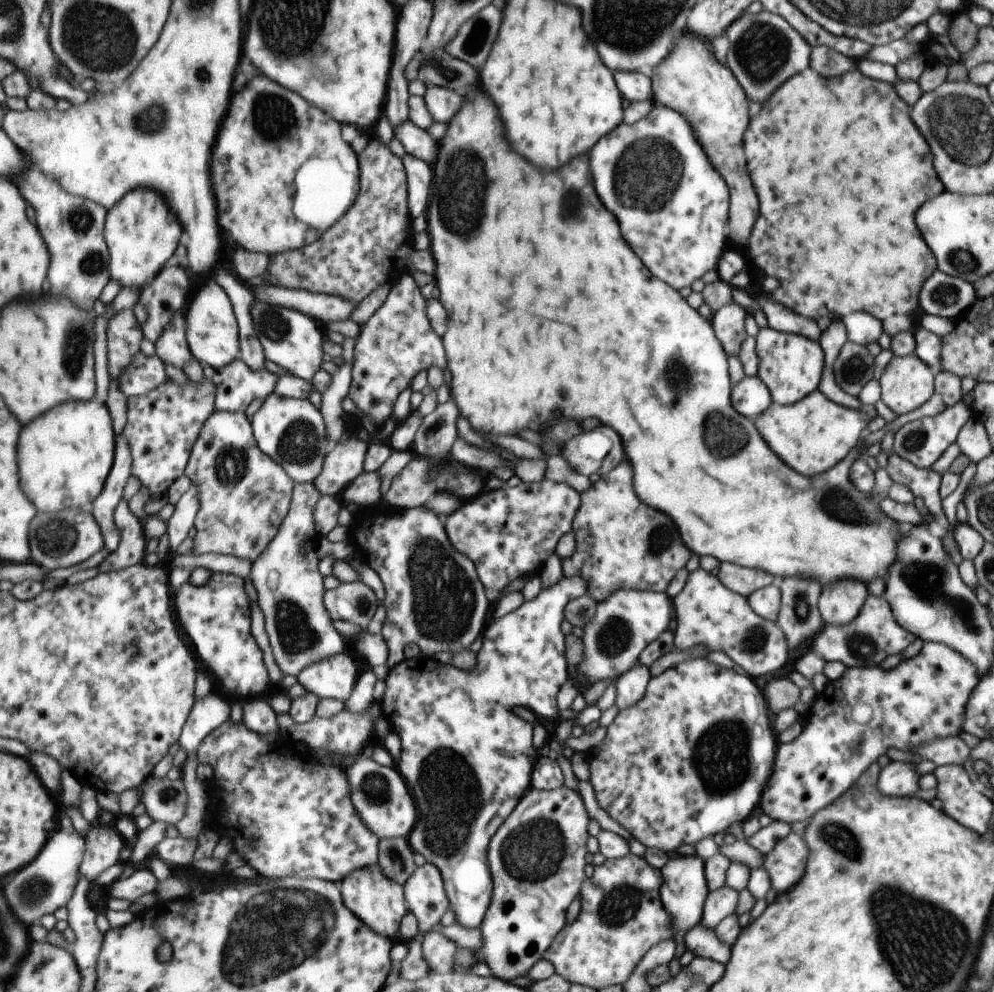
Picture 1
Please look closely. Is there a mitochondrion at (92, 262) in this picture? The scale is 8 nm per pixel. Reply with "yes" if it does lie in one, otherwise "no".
yes

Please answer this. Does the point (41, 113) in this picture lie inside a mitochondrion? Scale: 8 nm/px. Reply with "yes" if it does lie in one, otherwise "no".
no

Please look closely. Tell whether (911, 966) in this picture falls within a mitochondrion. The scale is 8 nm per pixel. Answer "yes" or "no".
yes

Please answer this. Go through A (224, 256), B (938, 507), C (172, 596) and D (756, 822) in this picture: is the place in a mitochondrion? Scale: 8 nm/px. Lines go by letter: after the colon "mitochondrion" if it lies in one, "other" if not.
A: other
B: other
C: other
D: other

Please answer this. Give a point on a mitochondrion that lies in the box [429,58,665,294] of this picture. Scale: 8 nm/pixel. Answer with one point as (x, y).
(459, 206)

